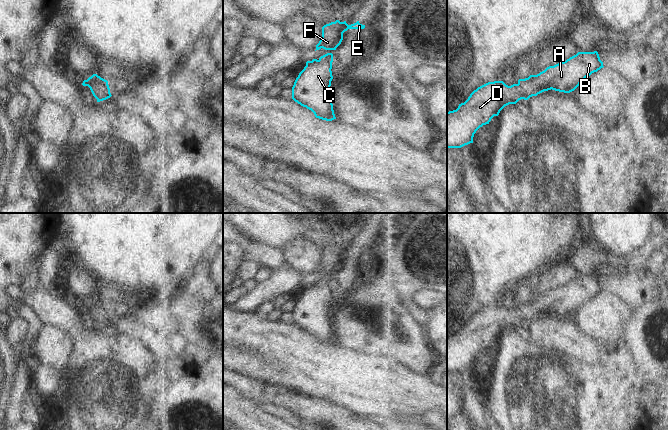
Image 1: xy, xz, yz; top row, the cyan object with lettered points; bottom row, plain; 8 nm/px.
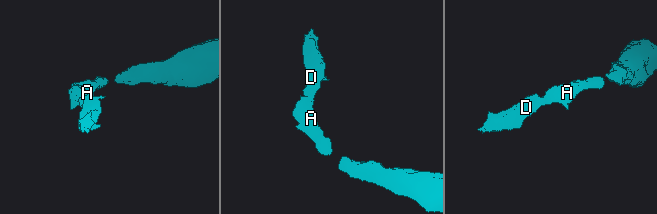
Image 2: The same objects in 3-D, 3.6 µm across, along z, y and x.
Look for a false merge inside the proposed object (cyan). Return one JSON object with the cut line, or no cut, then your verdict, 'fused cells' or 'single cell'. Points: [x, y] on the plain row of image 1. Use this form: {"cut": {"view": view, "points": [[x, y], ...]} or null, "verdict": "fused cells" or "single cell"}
{"cut": null, "verdict": "single cell"}

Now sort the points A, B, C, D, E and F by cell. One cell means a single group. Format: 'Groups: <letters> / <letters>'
Groups: A B C D E F.

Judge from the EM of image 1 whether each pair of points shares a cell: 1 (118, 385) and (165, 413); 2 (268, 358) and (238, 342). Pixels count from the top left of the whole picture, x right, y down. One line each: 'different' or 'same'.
1: different
2: same

